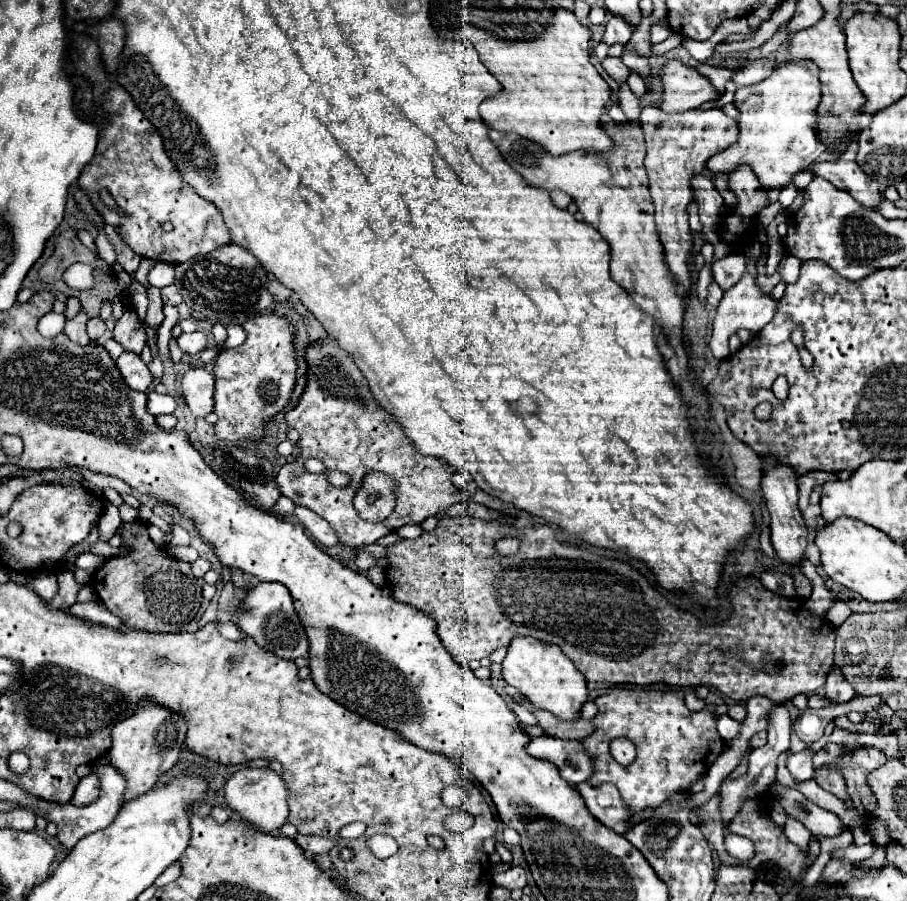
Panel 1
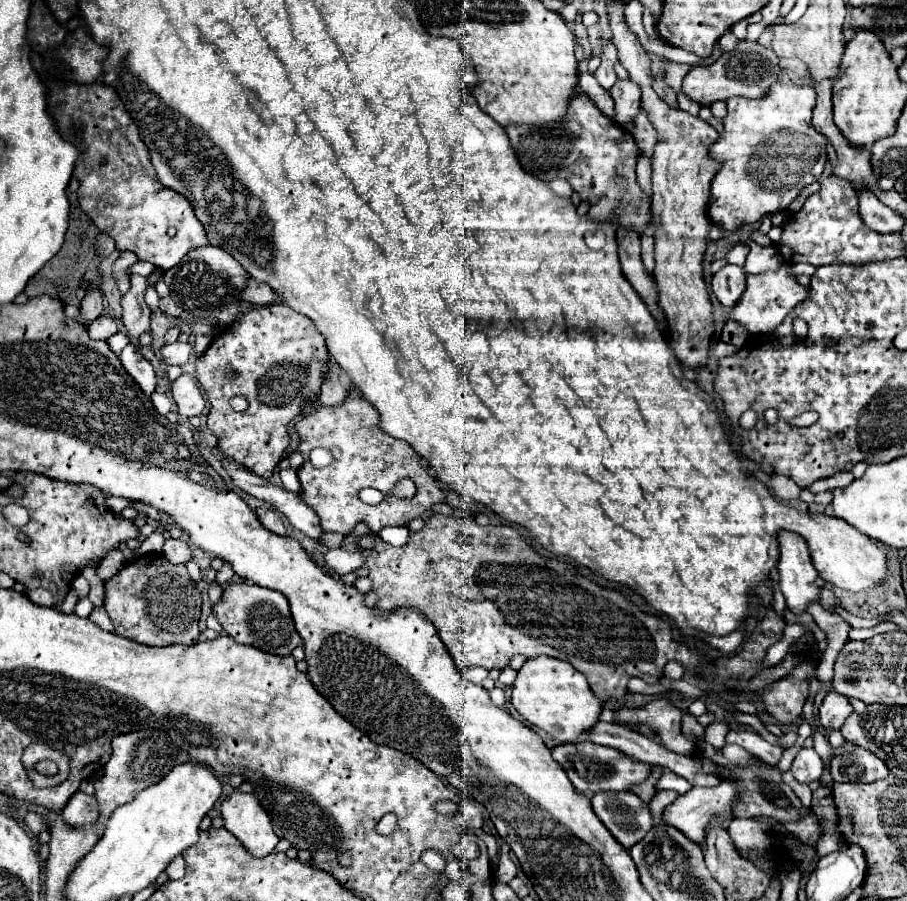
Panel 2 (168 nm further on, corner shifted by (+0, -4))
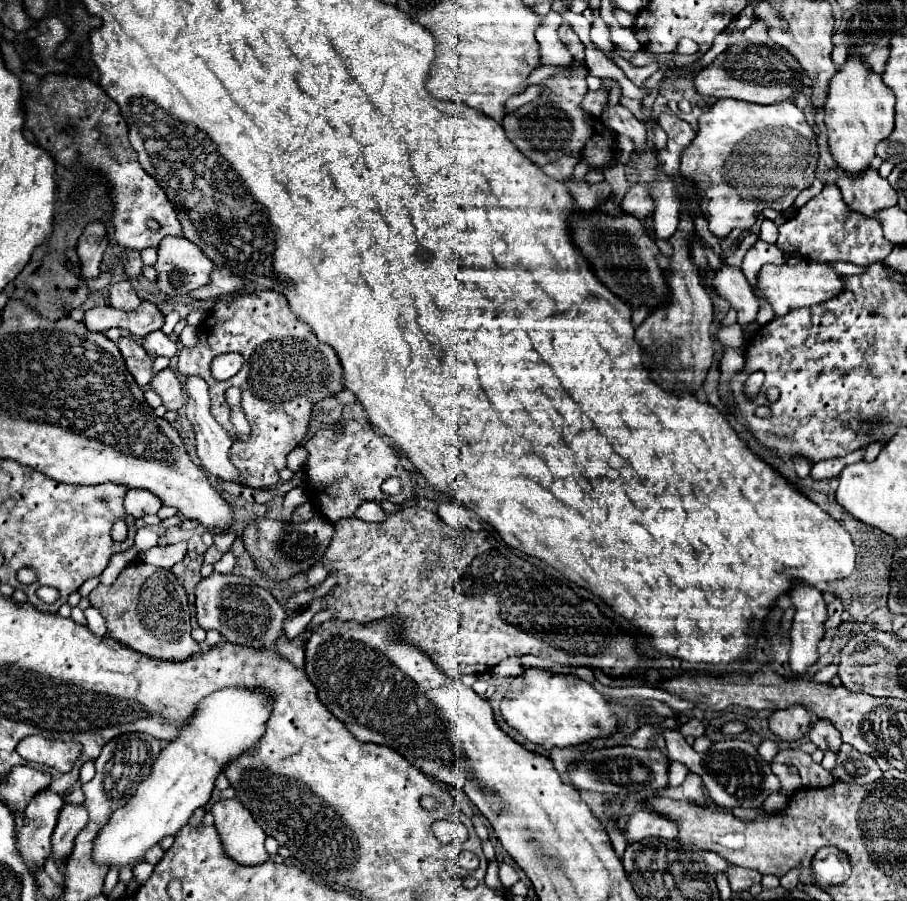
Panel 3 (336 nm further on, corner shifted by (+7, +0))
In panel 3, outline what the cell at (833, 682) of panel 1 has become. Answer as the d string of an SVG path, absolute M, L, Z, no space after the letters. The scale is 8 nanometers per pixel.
M818 721L812 729L810 729L810 741L820 749L820 751L834 751L838 753L842 739L840 733L834 729L834 725L830 721Z

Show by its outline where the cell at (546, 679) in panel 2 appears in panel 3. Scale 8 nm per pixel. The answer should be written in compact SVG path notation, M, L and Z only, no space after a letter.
M530 667L518 677L518 681L522 681L520 693L516 699L502 699L500 713L512 729L548 751L554 747L574 749L600 737L606 739L620 727L610 703L590 683L576 675L558 675Z

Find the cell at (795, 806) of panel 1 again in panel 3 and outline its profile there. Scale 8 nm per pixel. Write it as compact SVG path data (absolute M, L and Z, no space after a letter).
M666 729L662 735L666 739L666 749L668 749L670 761L680 761L680 763L688 765L688 769L702 779L714 805L718 805L722 809L732 809L732 807L746 807L746 809L752 807L754 809L756 805L760 807L770 793L780 791L780 781L770 771L770 765L764 763L762 757L758 755L756 747L752 747L746 741L724 739L720 743L714 743L706 753L696 753L678 731Z

